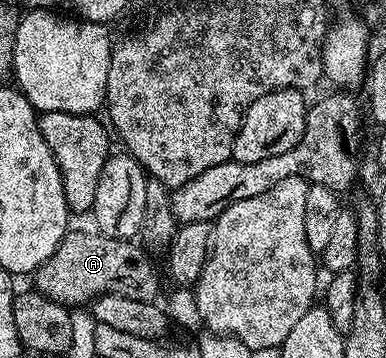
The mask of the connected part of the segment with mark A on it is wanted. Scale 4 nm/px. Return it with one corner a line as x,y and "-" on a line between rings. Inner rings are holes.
69,230
58,245
54,257
50,257
34,273
35,290
60,303
63,307
77,309
91,305
103,295
121,295
134,301
157,302
160,287
156,284
156,271
148,255
135,242
127,239
111,239
99,233

